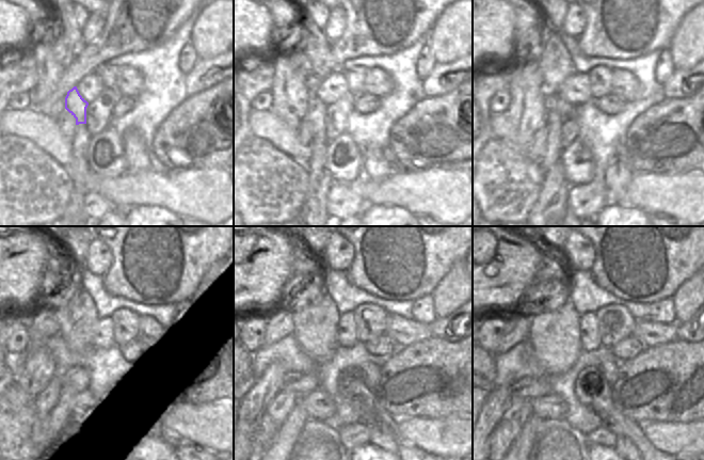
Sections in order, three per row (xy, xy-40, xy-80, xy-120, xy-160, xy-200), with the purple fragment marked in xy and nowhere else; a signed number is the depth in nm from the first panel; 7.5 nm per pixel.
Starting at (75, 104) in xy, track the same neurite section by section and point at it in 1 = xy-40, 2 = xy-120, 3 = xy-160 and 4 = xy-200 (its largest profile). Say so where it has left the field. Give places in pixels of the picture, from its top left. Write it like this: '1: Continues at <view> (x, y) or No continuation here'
1: Continues at xy-40 (316, 116)
2: Continues at xy-120 (74, 380)
3: Continues at xy-160 (286, 439)
4: Continues at xy-200 (524, 442)

